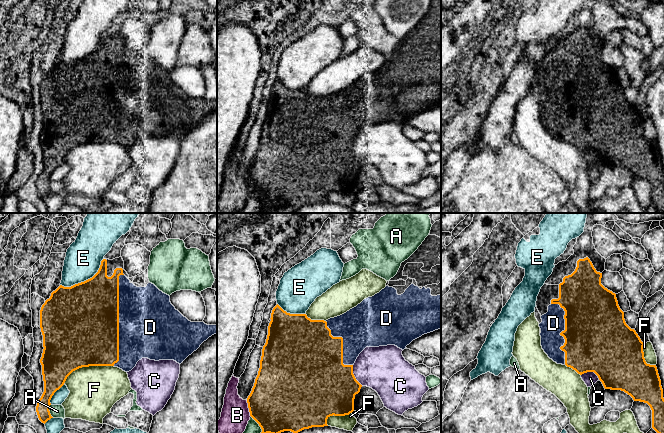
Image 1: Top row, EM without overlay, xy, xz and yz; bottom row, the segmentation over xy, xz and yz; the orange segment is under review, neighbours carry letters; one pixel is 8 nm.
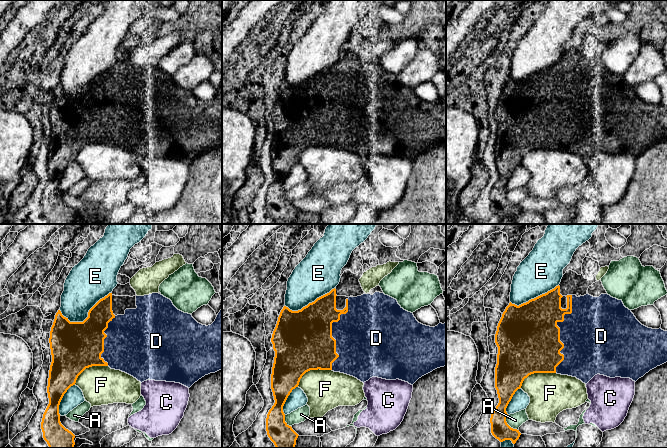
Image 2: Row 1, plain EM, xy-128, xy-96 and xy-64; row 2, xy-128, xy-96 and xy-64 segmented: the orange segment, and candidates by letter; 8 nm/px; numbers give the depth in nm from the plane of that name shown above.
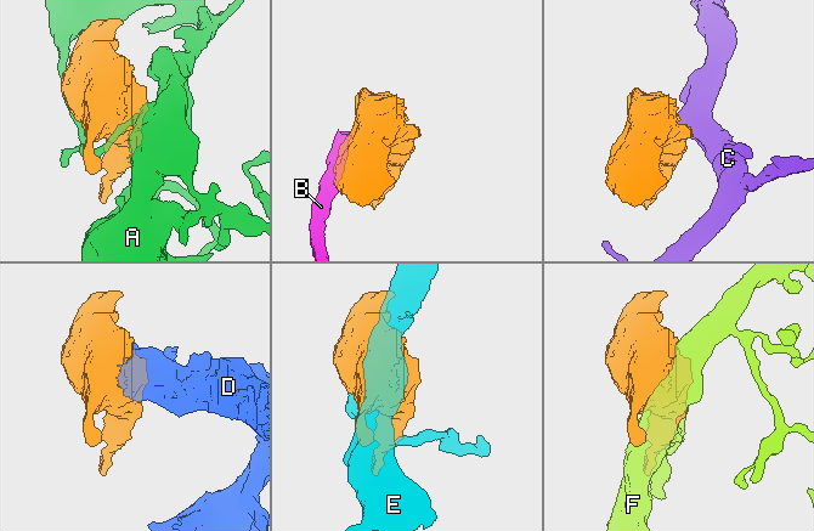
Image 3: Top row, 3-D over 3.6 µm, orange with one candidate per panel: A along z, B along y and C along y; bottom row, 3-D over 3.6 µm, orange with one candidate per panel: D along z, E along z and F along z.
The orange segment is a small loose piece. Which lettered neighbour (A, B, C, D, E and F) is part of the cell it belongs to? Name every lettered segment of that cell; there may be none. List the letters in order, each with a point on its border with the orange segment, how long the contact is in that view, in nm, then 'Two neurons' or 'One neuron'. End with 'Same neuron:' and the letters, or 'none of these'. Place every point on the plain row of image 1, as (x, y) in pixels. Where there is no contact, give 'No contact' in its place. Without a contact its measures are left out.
A: Touches orange at xy (49, 187). Shared border 110 nm. Two neurons
B: Touches orange at xz (248, 183). Shared border 140 nm. Two neurons
C: Touches orange at xz (353, 151). Shared border 190 nm. Two neurons
D: Touches orange at xy (118, 95). Shared border 750 nm. One neuron
E: Touches orange at xy (86, 56). Shared border 420 nm. Two neurons
F: Touches orange at xy (87, 142). Shared border 440 nm. Two neurons
Same neuron: D

